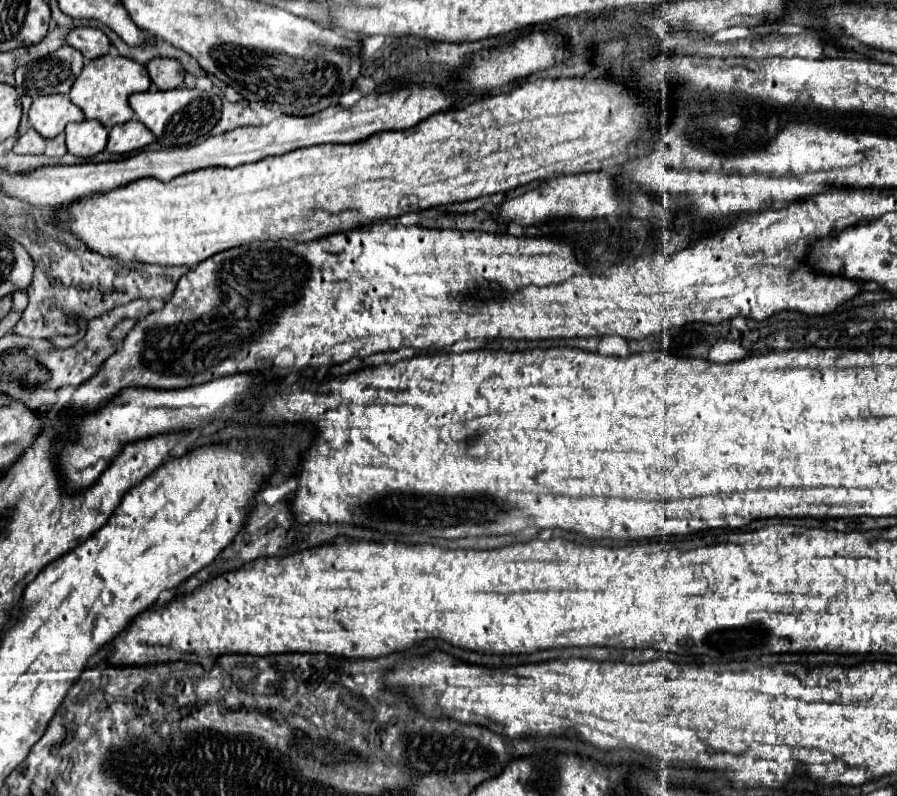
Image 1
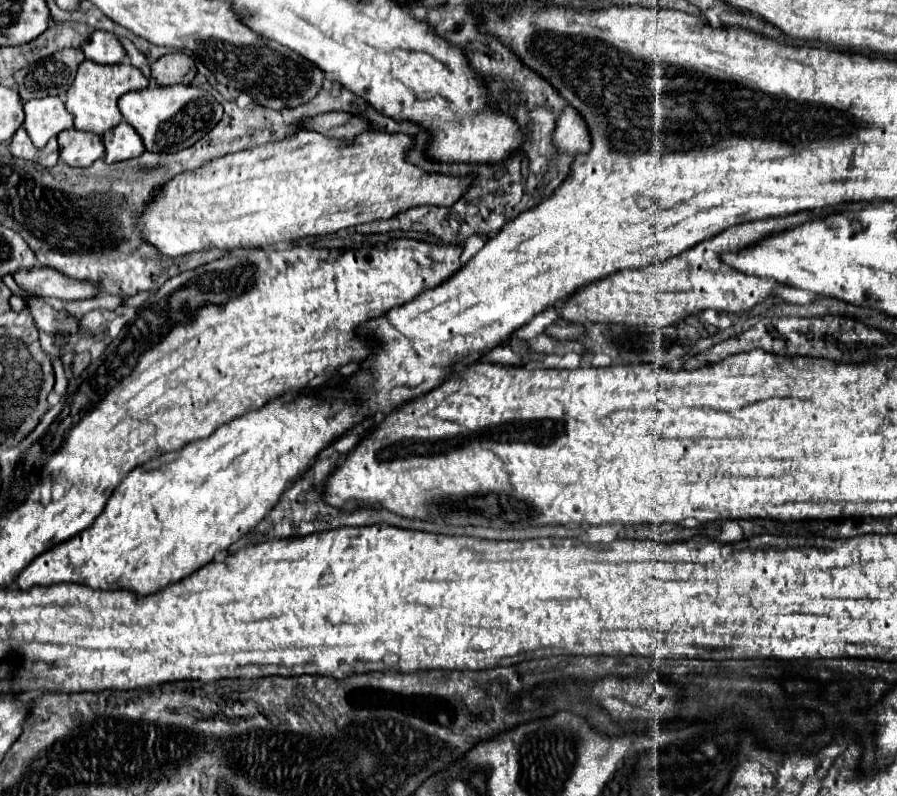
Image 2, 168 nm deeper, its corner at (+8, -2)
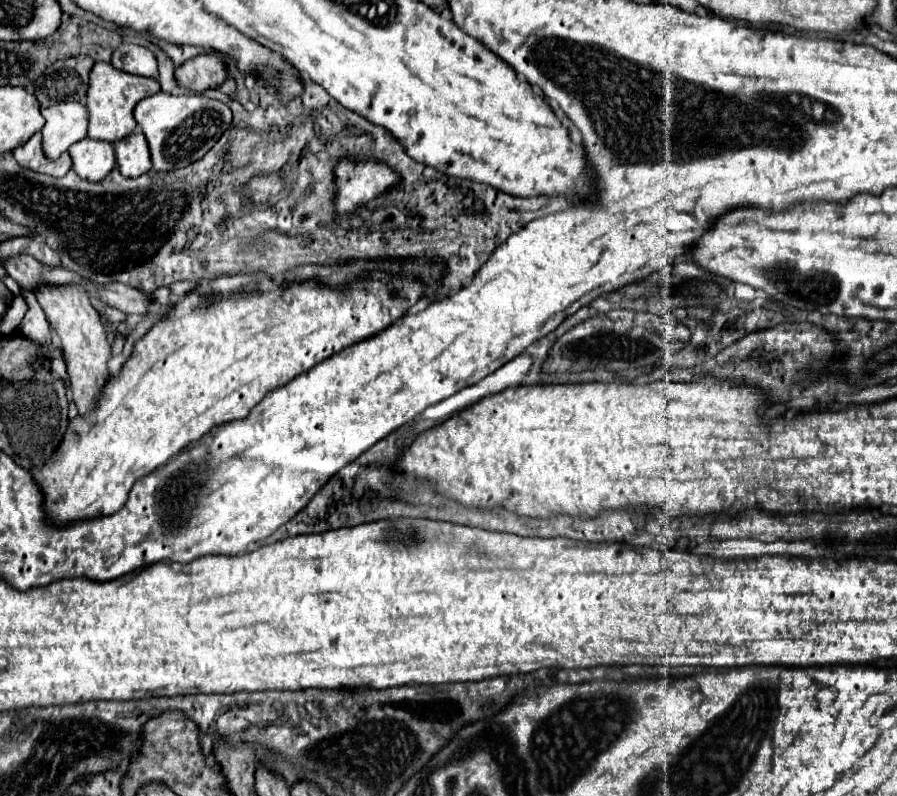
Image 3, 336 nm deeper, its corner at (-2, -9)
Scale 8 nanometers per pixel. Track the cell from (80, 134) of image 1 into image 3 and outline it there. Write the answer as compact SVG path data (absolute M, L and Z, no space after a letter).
M84 138L70 146L74 172L88 182L102 182L116 166L114 148L108 142Z

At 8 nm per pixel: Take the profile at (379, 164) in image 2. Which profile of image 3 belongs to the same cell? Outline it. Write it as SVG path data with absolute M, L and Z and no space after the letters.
M342 158L336 164L338 176L338 196L336 196L336 210L338 214L350 214L352 208L366 204L368 200L376 198L396 182L400 182L398 174L392 172L382 162L368 162L368 160L348 160Z

